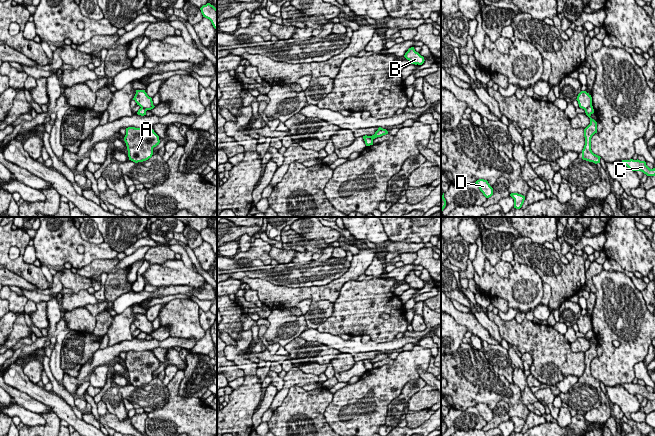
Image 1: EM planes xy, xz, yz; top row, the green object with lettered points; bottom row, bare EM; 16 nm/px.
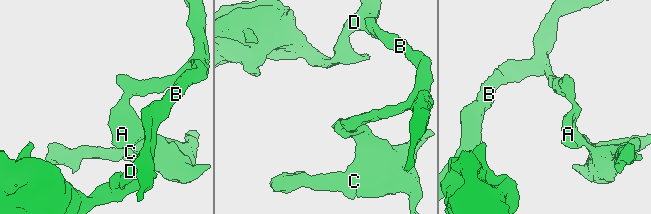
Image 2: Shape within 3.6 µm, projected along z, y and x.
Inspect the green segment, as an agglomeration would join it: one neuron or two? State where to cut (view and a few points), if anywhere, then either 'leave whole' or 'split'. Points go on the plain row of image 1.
yz (591, 329), (585, 334) | split

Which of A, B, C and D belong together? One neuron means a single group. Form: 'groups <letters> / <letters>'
groups A C / B D

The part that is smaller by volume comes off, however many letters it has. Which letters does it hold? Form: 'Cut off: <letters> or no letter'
Cut off: A, C

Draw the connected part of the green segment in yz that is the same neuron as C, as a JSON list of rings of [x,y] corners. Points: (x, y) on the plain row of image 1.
[[[622,384],[622,387],[625,388],[632,395],[641,395],[647,400],[655,400],[655,392],[650,393],[645,385],[640,384]]]

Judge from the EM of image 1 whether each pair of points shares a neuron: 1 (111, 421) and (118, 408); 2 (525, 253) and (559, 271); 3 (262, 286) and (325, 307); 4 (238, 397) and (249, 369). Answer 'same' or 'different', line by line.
1: different
2: same
3: different
4: different

